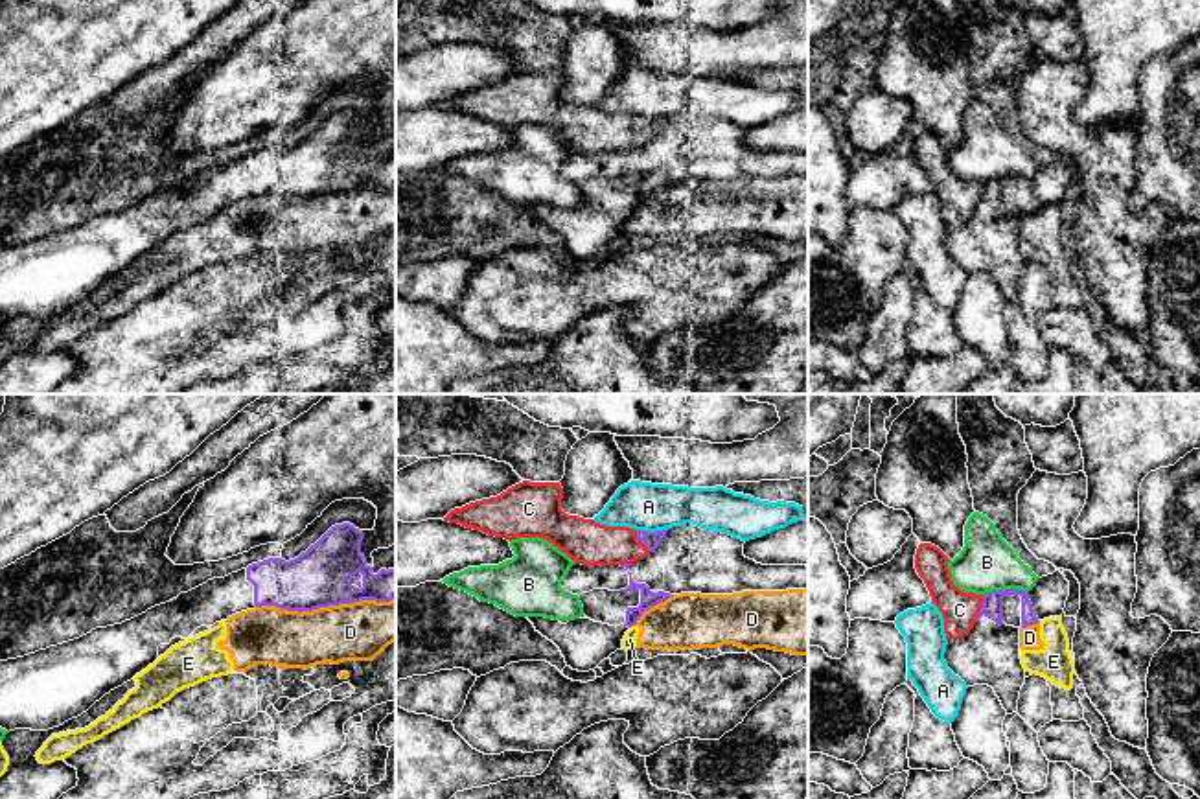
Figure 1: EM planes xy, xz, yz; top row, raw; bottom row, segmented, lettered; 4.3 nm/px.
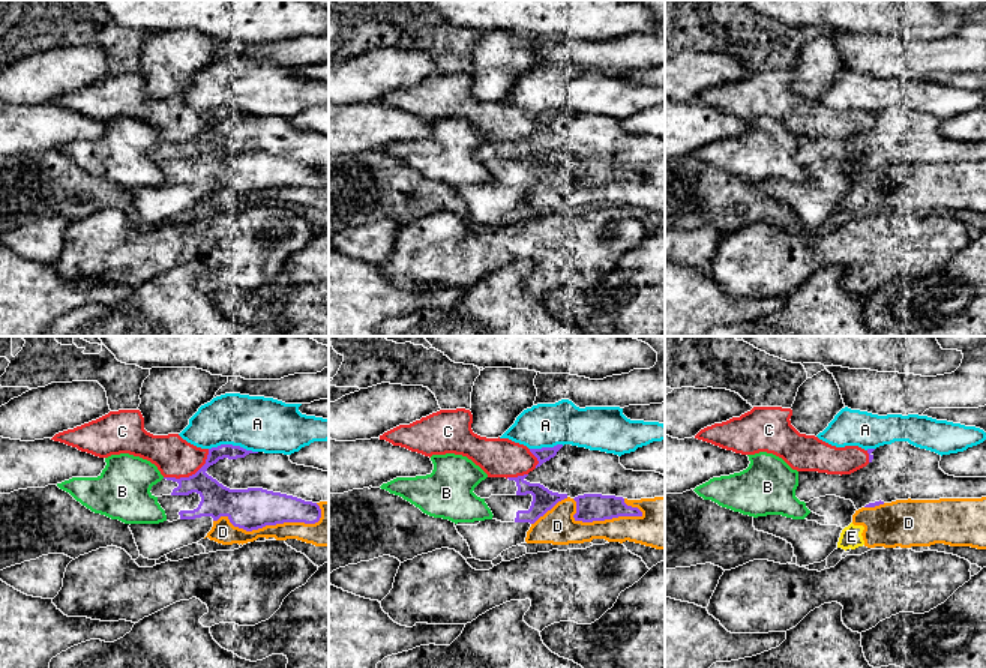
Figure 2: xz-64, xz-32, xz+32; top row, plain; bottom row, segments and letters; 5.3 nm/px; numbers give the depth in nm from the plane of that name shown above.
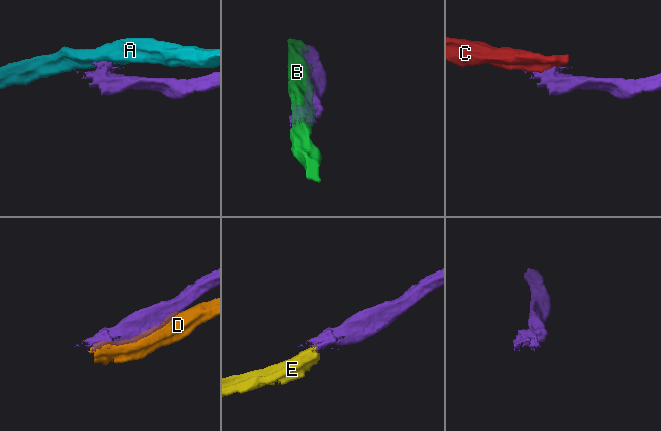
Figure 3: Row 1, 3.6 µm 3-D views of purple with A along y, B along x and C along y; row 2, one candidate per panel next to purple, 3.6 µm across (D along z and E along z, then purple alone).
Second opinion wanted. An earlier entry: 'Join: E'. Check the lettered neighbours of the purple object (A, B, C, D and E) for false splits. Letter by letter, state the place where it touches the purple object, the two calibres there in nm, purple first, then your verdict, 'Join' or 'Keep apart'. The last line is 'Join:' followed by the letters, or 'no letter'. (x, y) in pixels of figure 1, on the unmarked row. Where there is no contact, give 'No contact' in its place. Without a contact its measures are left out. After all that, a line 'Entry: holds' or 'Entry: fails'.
A: Touches purple at xz (652, 120). Thickness 80 nm (purple) against 220 nm. Keep apart
B: Touches purple at yz (1005, 177). Thickness 100 nm (purple) against 240 nm. Keep apart
C: Touches purple at yz (981, 196). Thickness 100 nm (purple) against 160 nm. Keep apart
D: Touches purple at xy (324, 194). Thickness 260 nm (purple) against 260 nm. Keep apart
E: Touches purple at xz (632, 212). Thickness 80 nm (purple) against 60 nm. Keep apart
Join: no letter
Entry: fails

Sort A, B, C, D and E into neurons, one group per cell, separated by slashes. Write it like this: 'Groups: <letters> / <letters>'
Groups: A / B / C / D E

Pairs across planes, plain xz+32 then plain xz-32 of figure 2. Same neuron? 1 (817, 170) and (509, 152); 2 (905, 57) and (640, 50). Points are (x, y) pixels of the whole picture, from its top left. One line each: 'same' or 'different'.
1: different
2: same

